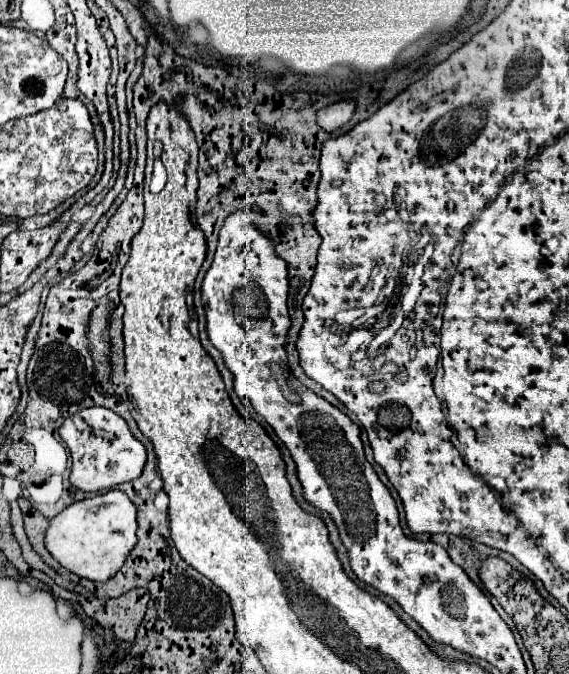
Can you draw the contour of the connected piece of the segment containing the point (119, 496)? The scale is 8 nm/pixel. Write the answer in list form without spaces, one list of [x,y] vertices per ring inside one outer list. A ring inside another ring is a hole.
[[[109,490],[93,498],[85,498],[67,506],[57,518],[51,520],[45,534],[45,546],[51,556],[79,578],[95,582],[111,580],[117,570],[127,562],[131,550],[137,544],[137,510],[135,504],[121,492]]]

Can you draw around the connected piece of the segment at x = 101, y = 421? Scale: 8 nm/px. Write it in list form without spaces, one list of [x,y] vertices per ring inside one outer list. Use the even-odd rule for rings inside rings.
[[[87,408],[65,418],[59,428],[61,440],[67,444],[73,460],[69,482],[83,492],[101,492],[117,484],[135,480],[145,466],[147,454],[143,444],[133,438],[125,420],[109,408]]]

